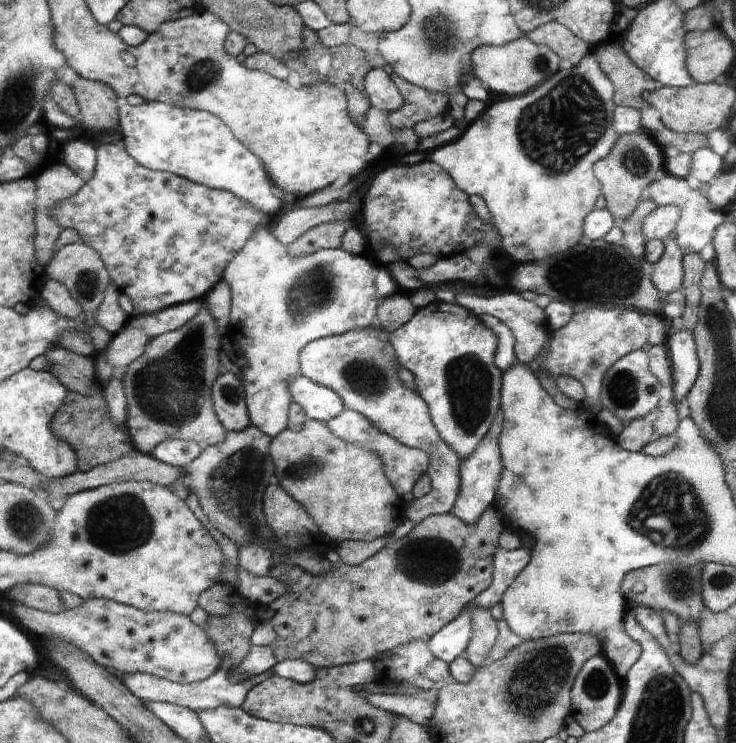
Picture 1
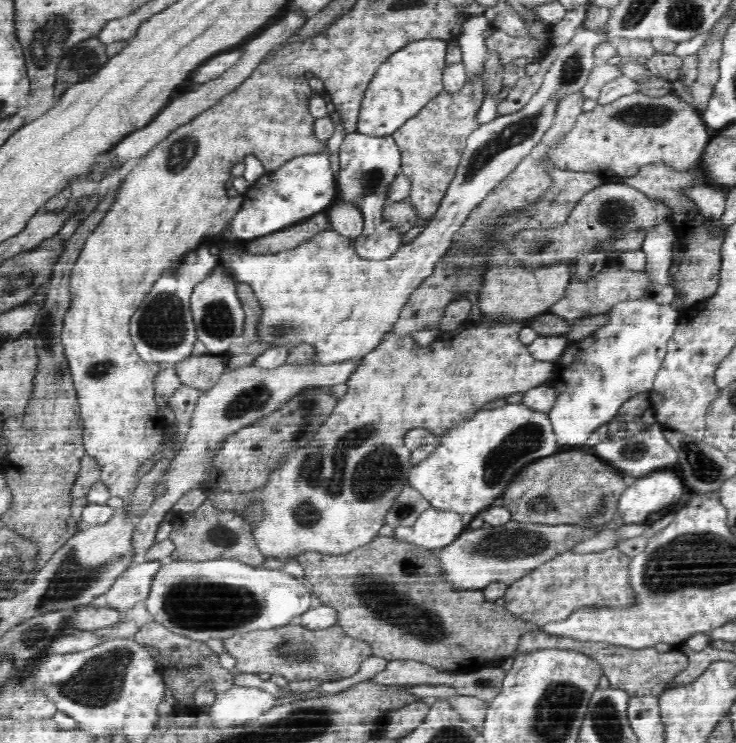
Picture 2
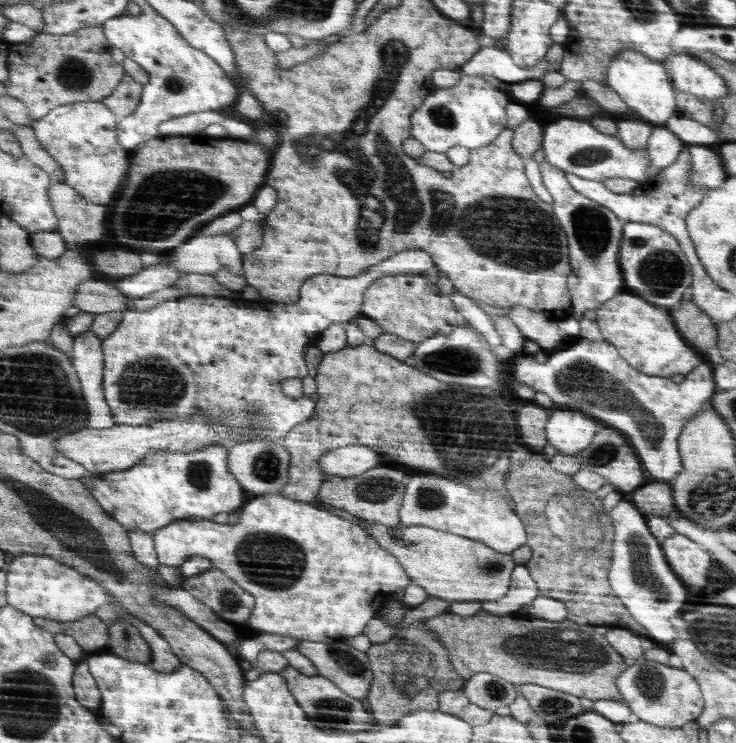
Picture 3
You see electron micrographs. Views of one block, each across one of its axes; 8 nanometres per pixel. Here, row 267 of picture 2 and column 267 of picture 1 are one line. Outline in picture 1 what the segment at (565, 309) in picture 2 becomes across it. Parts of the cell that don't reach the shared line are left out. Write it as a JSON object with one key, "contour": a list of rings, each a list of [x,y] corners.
{"contour":[[[495,501],[486,508],[485,514],[476,524],[462,522],[451,512],[430,514],[420,523],[415,523],[406,536],[392,541],[392,544],[389,543],[358,566],[339,562],[332,572],[314,575],[304,572],[300,566],[293,566],[288,559],[276,561],[268,575],[288,586],[288,592],[270,604],[257,606],[247,601],[242,603],[244,599],[240,597],[239,587],[219,581],[208,591],[202,592],[197,604],[212,618],[222,618],[232,610],[242,608],[244,612],[250,613],[256,627],[270,626],[276,634],[270,648],[277,662],[300,659],[319,669],[375,661],[382,654],[394,654],[414,640],[436,635],[473,603],[482,591],[492,586],[494,552],[498,550],[505,523],[501,508],[504,506],[500,501]]]}

